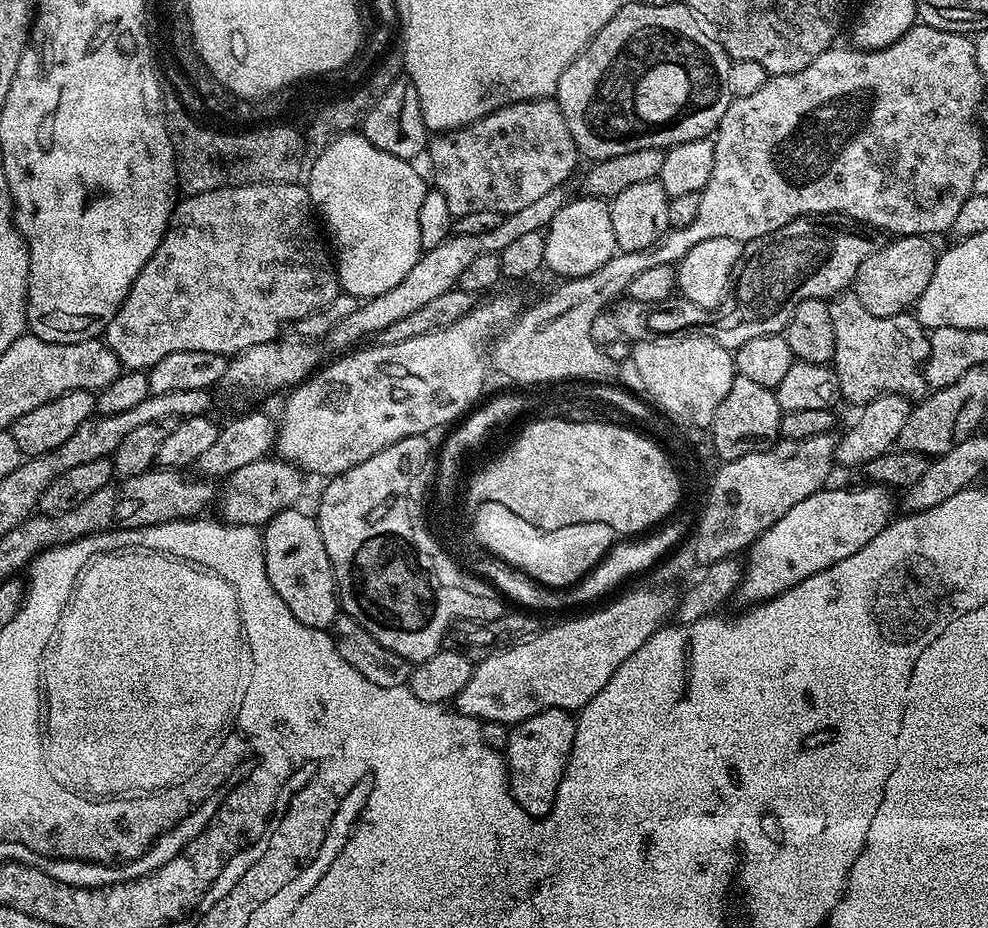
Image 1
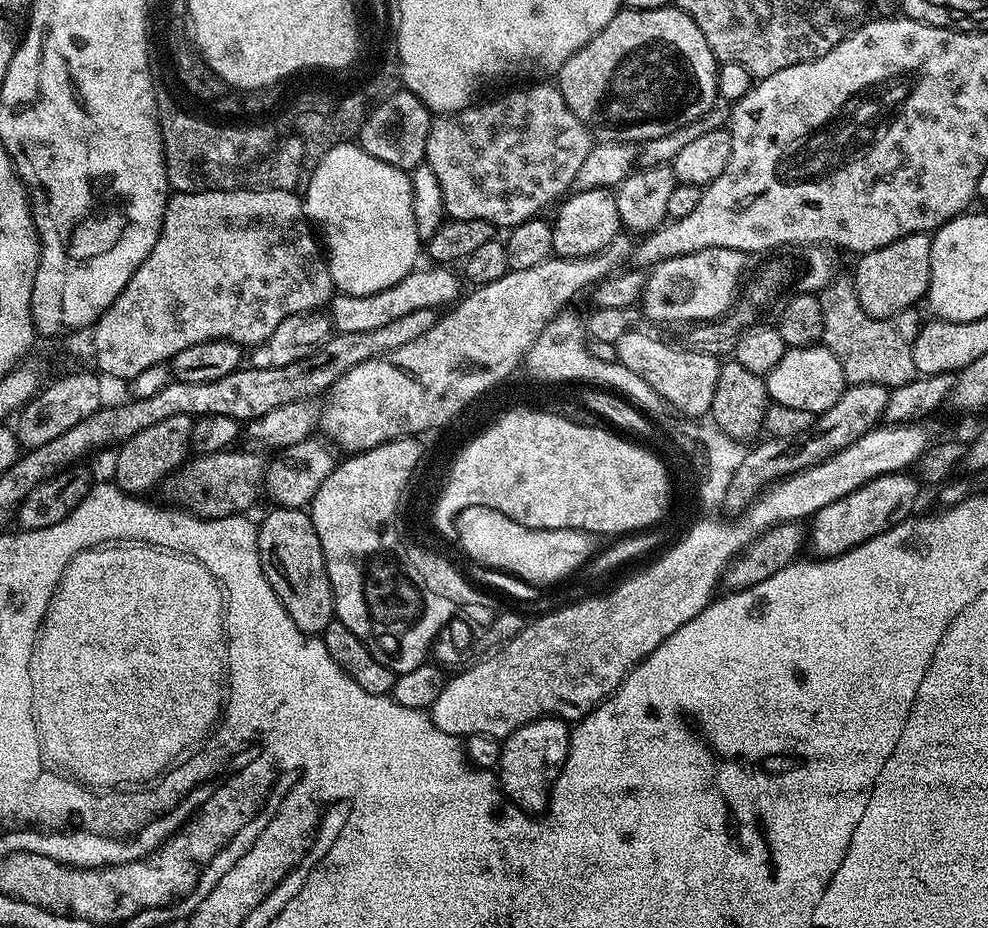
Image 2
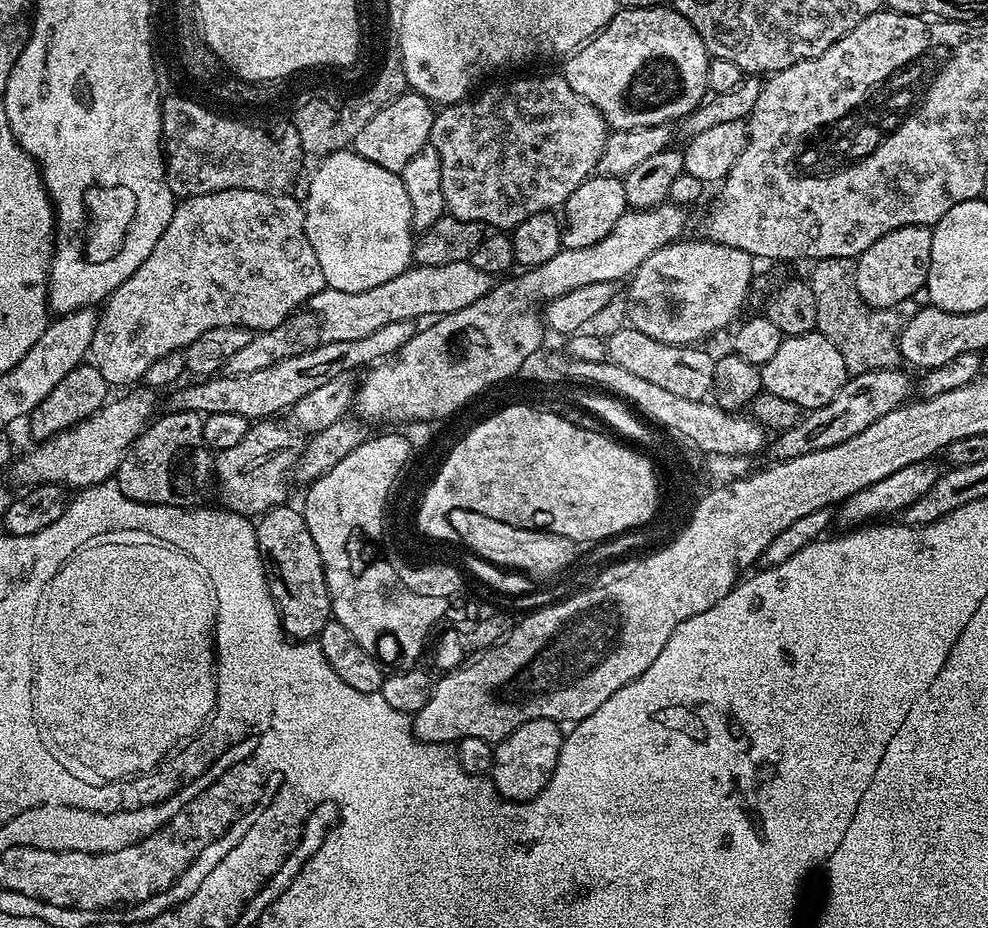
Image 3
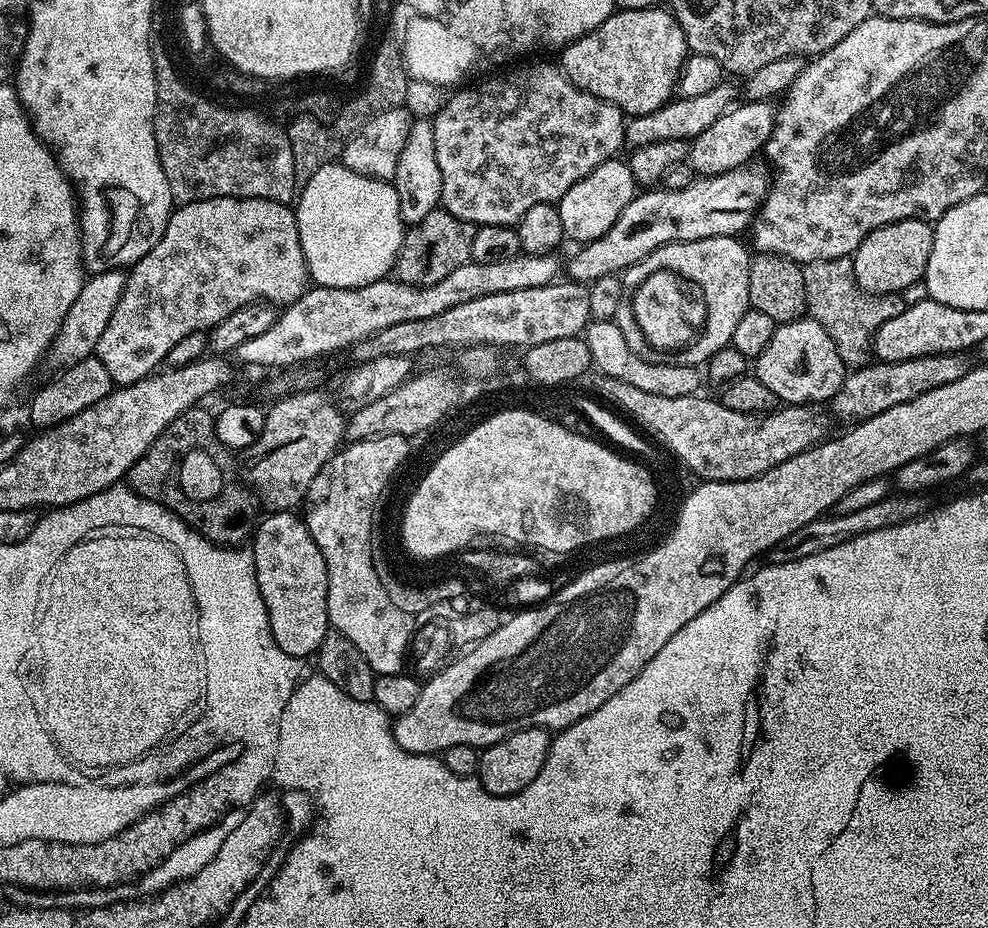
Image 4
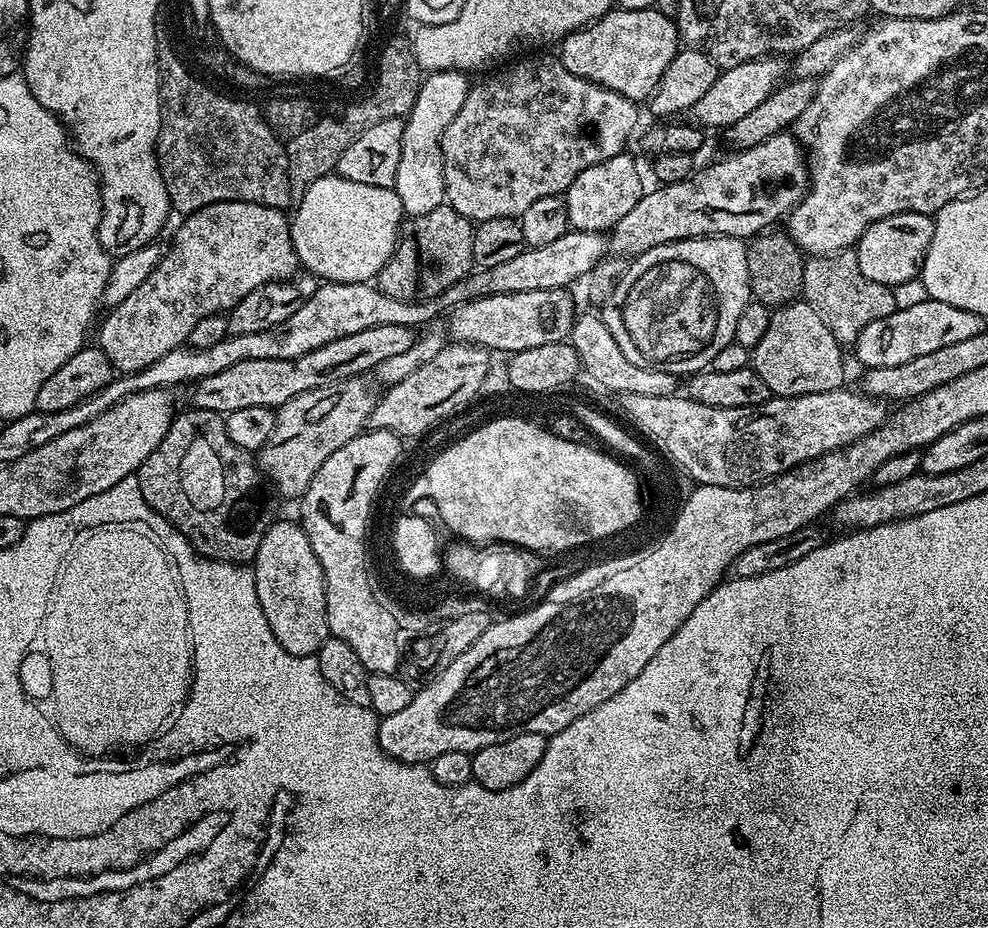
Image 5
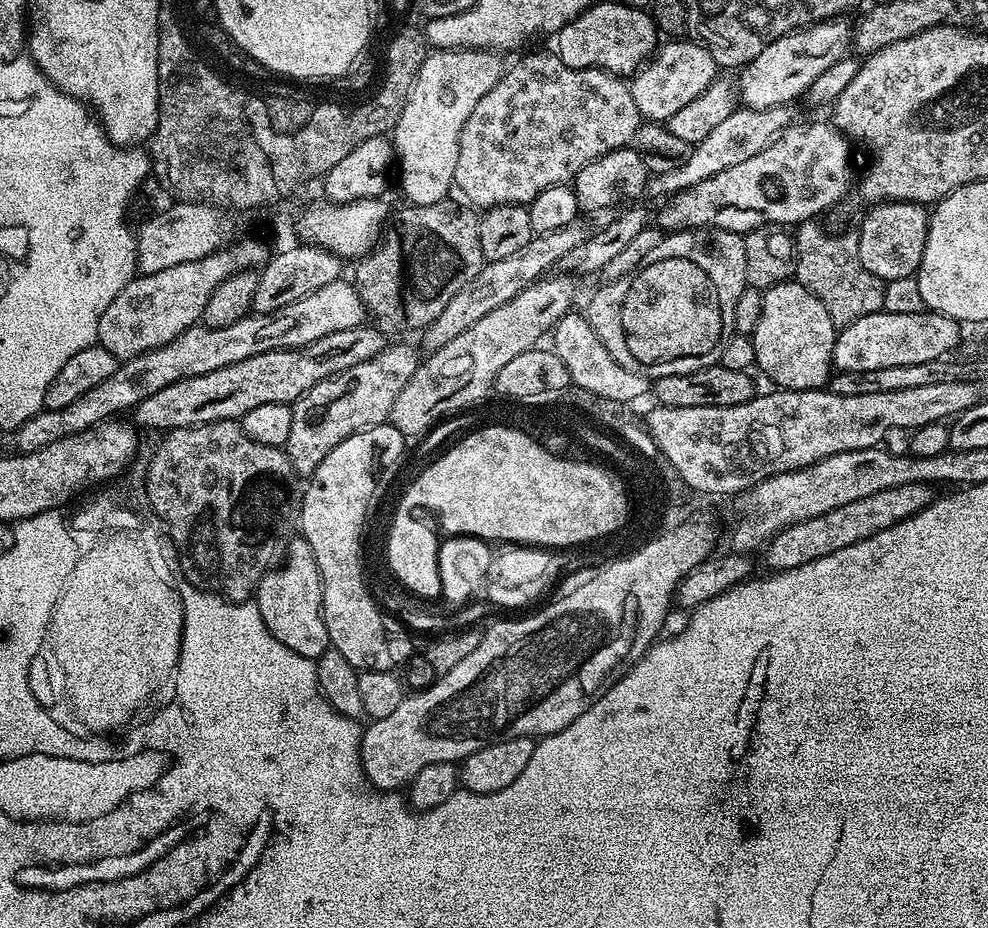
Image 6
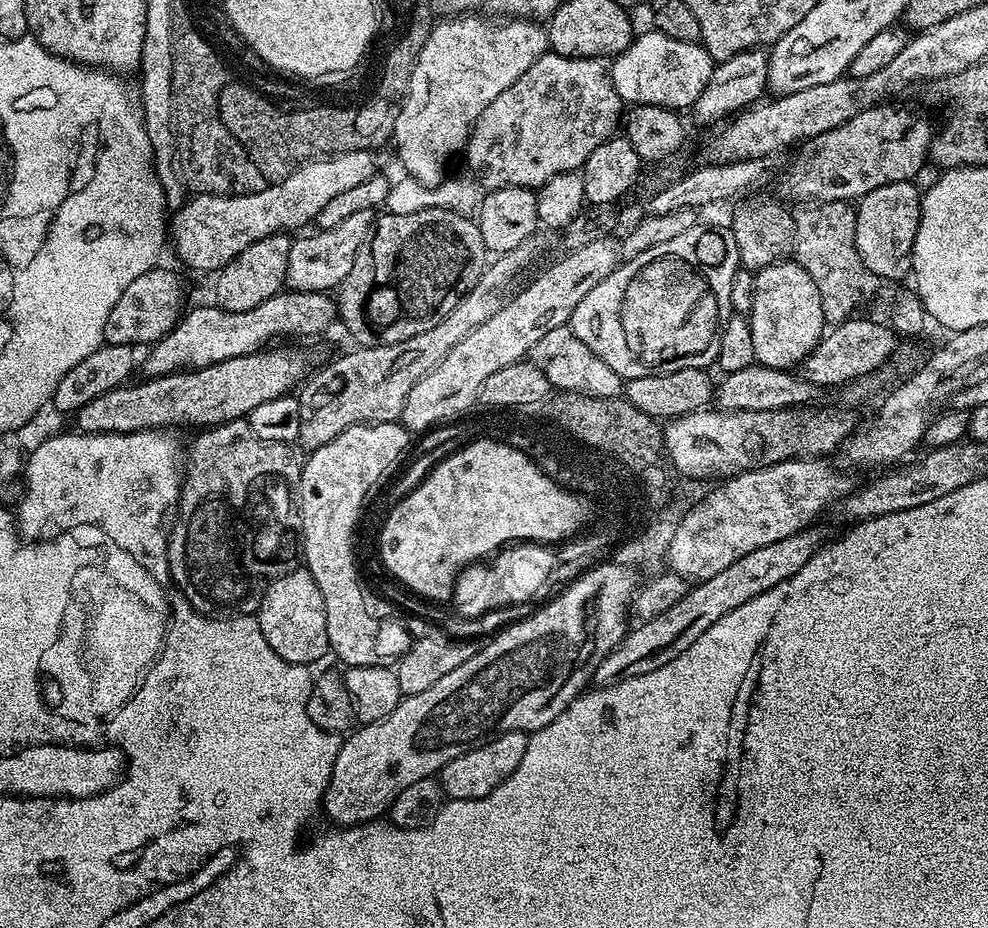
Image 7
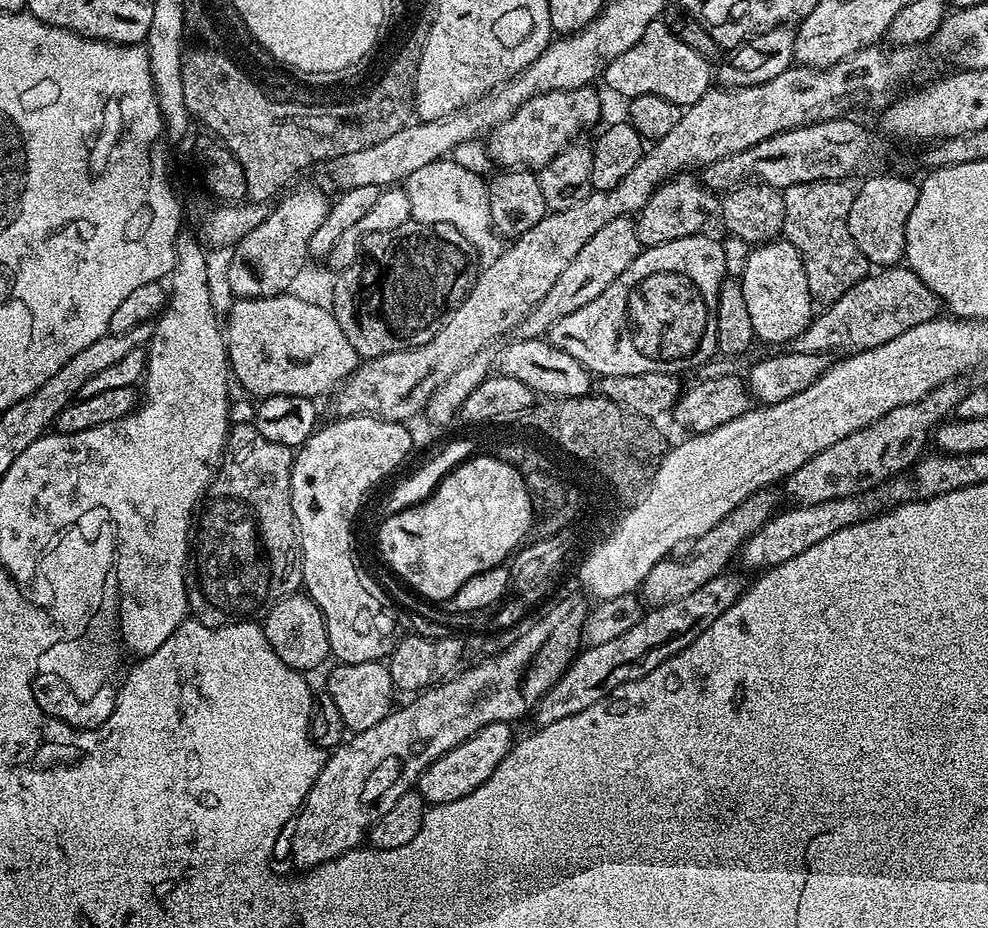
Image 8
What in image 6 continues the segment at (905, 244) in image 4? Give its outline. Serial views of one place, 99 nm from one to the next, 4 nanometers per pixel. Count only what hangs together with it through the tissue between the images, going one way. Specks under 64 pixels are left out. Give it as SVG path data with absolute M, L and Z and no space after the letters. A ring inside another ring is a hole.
M890 200L883 204L873 204L867 210L869 212L865 214L864 221L858 225L858 258L862 266L885 282L907 276L915 277L920 270L920 259L929 233L929 209L922 204Z

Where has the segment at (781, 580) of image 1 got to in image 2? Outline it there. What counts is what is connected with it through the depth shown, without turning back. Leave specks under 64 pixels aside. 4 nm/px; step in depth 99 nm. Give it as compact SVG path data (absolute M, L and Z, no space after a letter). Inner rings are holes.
M894 472L890 476L880 476L876 480L866 482L858 490L854 490L850 494L838 498L838 502L830 502L830 506L822 506L822 510L818 510L810 518L810 525L812 524L810 544L812 540L812 548L816 551L815 555L820 558L841 556L843 552L857 548L862 542L866 542L870 538L882 534L886 529L893 528L896 524L909 519L915 513L912 511L916 508L916 499L919 498L920 491L922 491L922 485L916 479L915 475Z

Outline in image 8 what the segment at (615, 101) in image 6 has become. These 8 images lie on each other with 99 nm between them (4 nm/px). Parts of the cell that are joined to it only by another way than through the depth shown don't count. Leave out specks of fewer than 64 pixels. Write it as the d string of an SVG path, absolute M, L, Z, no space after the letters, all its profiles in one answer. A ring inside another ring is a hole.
M595 87L571 88L570 90L554 90L553 92L537 92L510 118L487 133L488 156L501 169L527 168L539 170L545 168L563 148L577 139L576 132L596 124L600 120L600 96Z

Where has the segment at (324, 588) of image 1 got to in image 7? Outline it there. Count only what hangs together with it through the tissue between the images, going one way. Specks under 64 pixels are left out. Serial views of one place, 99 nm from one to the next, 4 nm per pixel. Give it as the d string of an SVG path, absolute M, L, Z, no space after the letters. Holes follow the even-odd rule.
M293 567L268 585L260 603L258 619L266 642L270 642L278 658L286 658L286 662L291 664L313 666L330 652L326 634L326 602L322 602L322 590L318 590L318 582L314 582L307 567L299 567Z

